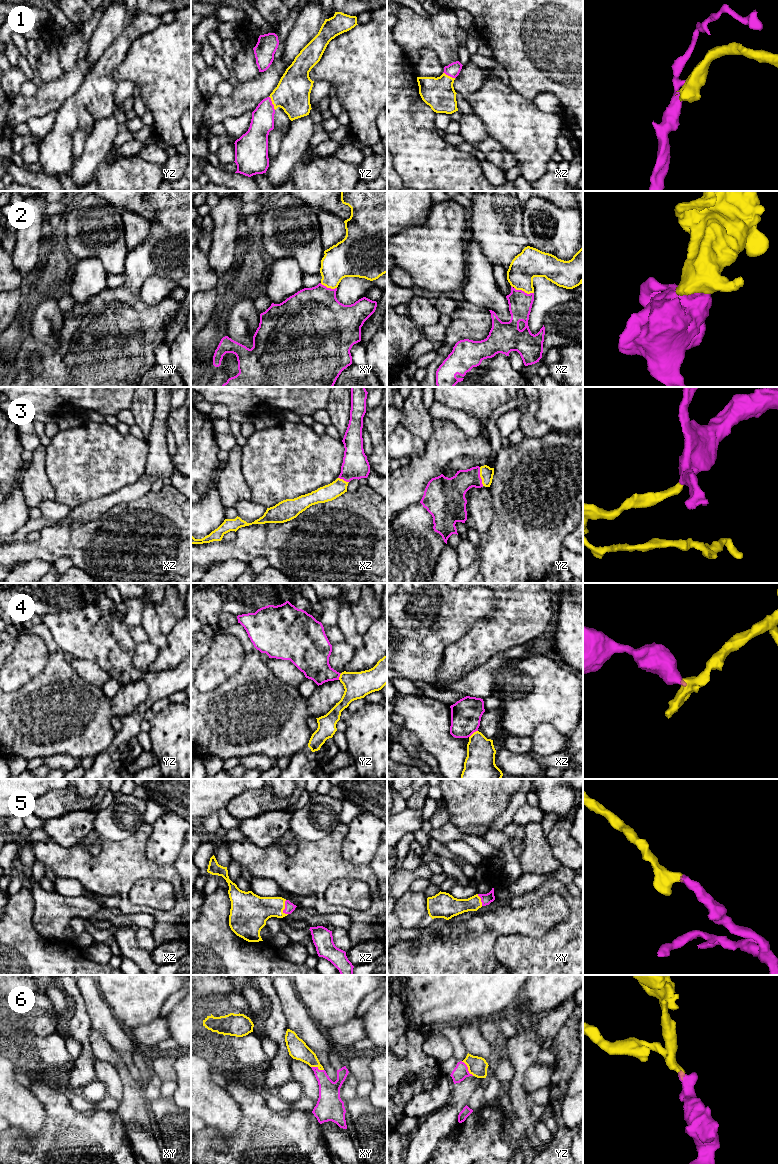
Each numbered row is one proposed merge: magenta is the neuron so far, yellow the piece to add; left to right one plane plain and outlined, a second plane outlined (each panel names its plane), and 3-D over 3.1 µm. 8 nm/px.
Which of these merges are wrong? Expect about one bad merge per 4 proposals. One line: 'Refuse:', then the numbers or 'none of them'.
Refuse: 4

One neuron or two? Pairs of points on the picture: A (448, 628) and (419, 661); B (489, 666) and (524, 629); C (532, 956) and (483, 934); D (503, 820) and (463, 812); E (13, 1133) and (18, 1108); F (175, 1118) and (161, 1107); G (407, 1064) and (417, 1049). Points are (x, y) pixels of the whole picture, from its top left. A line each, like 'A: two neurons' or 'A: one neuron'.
A: one neuron
B: two neurons
C: two neurons
D: two neurons
E: two neurons
F: one neuron
G: one neuron

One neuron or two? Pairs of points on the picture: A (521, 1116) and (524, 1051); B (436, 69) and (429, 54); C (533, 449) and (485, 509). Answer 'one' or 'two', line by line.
A: one
B: one
C: two

